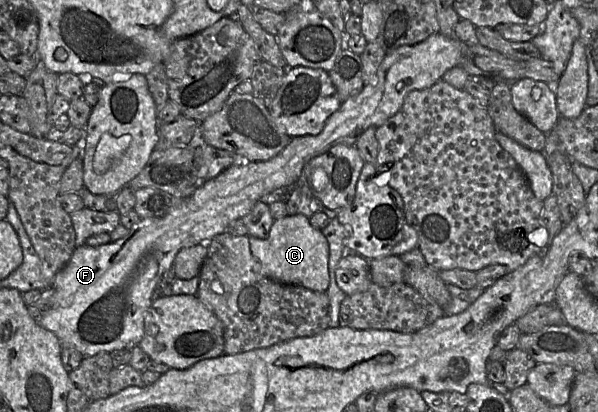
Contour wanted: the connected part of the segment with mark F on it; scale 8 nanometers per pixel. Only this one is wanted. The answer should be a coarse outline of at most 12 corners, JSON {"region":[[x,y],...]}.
{"region":[[442,33],[386,54],[317,135],[238,161],[161,218],[78,246],[41,322],[83,356],[138,346],[177,253],[460,65]]}

